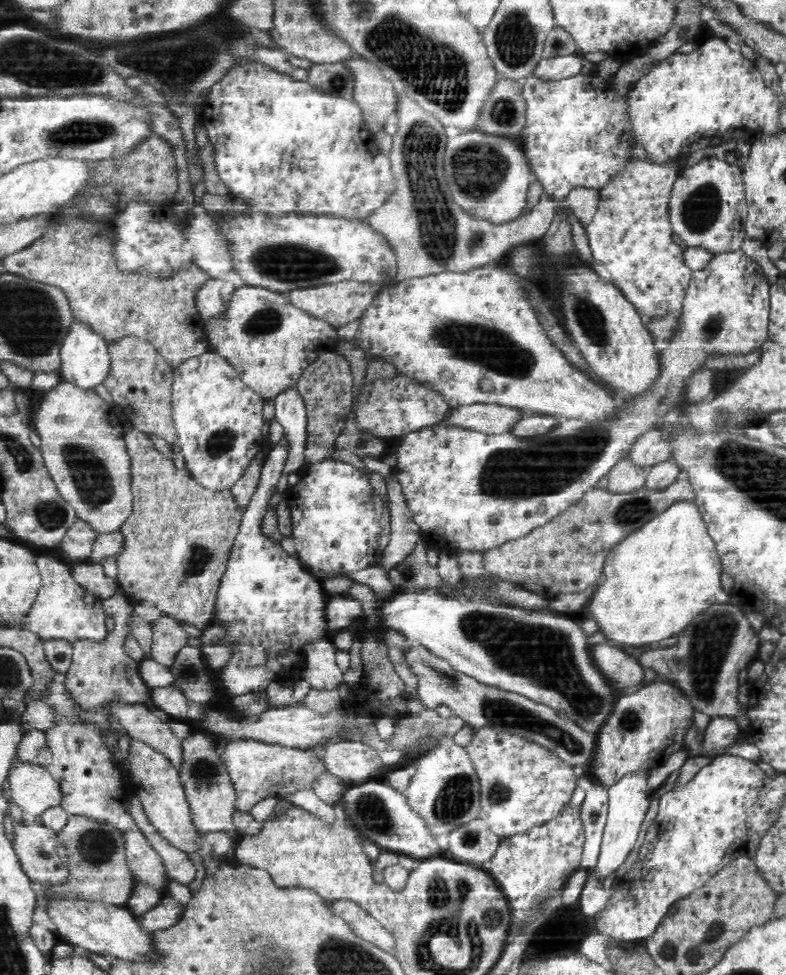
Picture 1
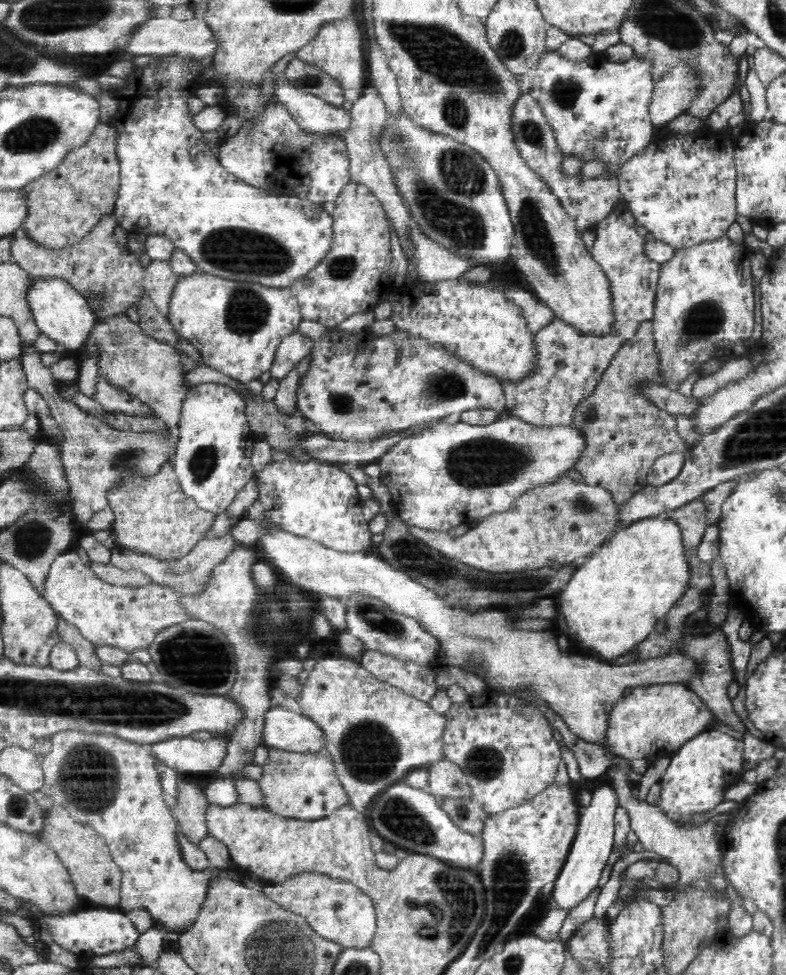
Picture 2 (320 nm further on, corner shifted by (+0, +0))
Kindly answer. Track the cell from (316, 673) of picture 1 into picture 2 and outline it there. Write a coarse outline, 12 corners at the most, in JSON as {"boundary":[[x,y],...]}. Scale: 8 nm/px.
{"boundary":[[324,657],[299,713],[349,805],[445,754],[445,716]]}

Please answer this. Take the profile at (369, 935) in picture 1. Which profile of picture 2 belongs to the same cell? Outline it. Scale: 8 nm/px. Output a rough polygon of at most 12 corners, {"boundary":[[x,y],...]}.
{"boundary":[[306,873],[265,895],[342,948],[372,947],[377,908]]}

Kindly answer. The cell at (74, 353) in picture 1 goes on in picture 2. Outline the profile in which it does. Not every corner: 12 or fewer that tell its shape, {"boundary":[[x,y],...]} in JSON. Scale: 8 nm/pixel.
{"boundary":[[34,279],[30,308],[66,355],[82,350],[96,317],[62,279]]}

